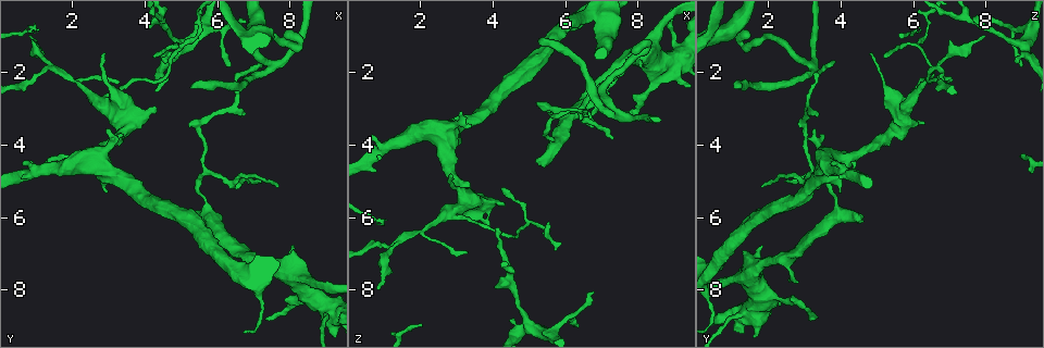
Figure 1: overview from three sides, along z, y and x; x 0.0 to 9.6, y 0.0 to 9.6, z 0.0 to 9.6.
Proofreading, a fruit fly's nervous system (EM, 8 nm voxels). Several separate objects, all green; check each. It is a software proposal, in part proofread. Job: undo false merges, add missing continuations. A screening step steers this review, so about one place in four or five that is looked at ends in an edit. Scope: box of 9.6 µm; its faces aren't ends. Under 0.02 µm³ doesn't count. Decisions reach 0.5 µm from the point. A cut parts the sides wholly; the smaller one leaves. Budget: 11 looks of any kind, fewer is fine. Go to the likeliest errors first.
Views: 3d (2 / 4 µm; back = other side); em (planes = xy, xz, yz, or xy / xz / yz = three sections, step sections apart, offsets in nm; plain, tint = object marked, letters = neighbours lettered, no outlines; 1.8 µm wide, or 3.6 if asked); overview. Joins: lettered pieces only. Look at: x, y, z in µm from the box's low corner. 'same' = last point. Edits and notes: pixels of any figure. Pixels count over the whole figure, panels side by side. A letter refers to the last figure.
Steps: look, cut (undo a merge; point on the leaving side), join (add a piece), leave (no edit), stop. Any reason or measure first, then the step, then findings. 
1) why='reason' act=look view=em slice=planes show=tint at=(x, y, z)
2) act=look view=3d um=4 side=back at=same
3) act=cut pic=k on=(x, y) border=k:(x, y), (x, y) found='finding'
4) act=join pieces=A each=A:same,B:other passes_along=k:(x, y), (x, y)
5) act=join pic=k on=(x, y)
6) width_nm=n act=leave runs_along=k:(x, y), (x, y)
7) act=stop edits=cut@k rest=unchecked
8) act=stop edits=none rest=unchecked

why='free end' act=look view=em slice=planes show=tint at=(5.30, 2.50, 1.10)

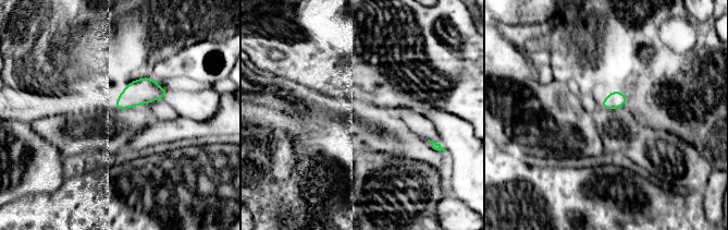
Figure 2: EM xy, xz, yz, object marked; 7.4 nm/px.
act=look view=em slice=planes show=letters at=same

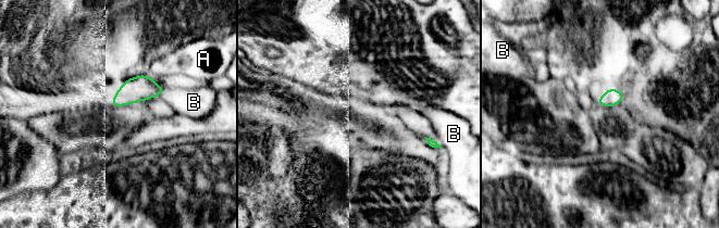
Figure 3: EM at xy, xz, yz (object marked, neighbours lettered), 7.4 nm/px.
act=leave each=A:other,B:other border=3:(165, 87), (159, 96) found='no lettered piece goes on from it'

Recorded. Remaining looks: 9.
why='calibre changes' act=look view=3d um=4 at=(8.30, 7.70, 1.30)

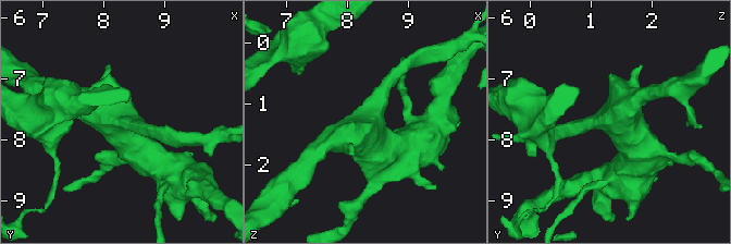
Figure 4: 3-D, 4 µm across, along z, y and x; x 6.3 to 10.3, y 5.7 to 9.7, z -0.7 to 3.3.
why='now the EM' act=look view=em slice=planes show=plain at=(8.35, 7.65, 1.35)

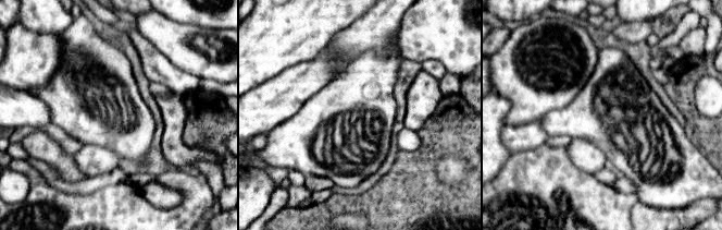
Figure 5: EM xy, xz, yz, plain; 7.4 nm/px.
why='see the neighbours' act=look view=em slice=planes show=letters at=same

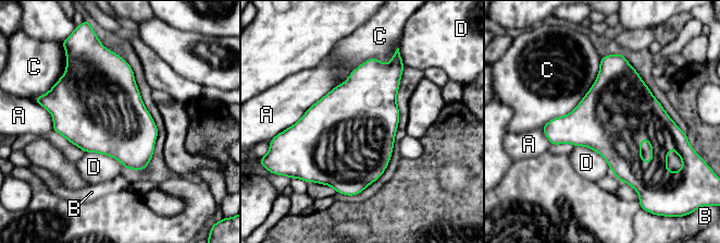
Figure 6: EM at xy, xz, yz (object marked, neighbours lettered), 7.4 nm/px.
act=leave each=A:other,B:other,C:other,D:other border=6:(574, 145), (596, 150), (610, 168) found='one neuron here'

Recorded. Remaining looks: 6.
why='thin end' act=look view=em slice=planes show=tint at=(0.85, 1.00, 7.95)

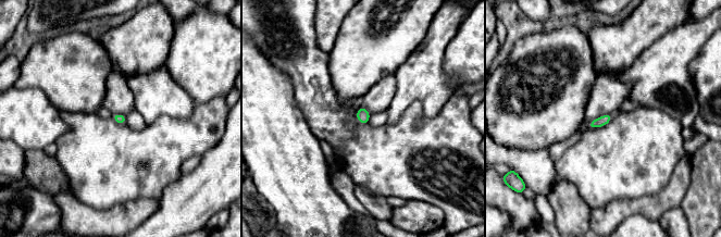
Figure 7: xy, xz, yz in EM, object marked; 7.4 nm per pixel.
why='what lies round it' act=look view=em slice=planes show=letters at=same

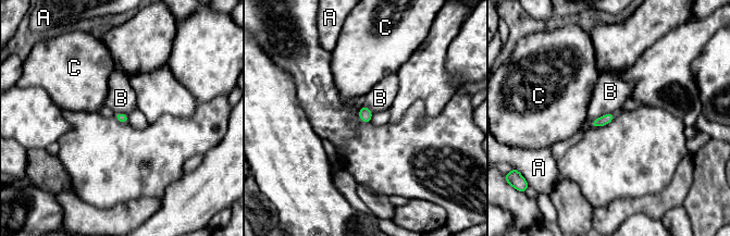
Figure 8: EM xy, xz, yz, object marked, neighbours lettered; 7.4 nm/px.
act=leave each=A:other,B:other,C:other border=8:(613, 112), (599, 115), (590, 123) found='none of them fits'

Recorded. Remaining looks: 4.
why='sharp bend' act=look view=em slice=yz step=4 show=tint at=(5.45, 3.40, 2.90)

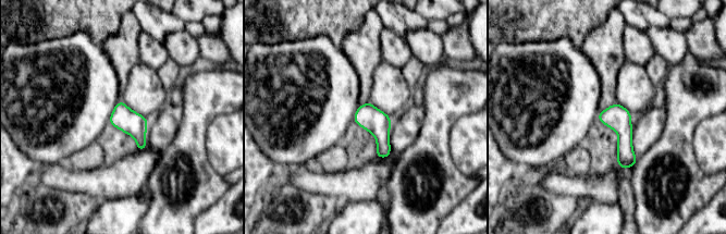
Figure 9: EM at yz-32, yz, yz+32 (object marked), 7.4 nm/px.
why='another direction' act=look view=em slice=planes show=letters at=same

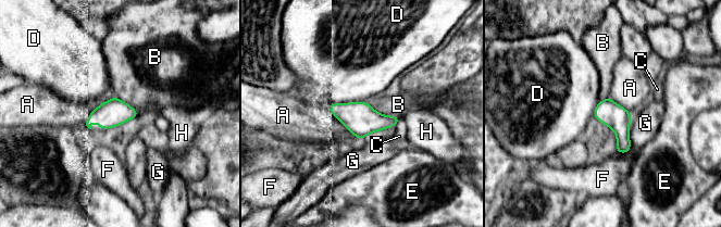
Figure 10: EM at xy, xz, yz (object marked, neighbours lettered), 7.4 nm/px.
width_nm=180 longest_contact=A:340nm act=leave each=A:other,B:other,C:other,D:other,E:other,F:other,G:other,H:other found='all the same neuron'

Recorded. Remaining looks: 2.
act=stop edits=none rest=unchecked

